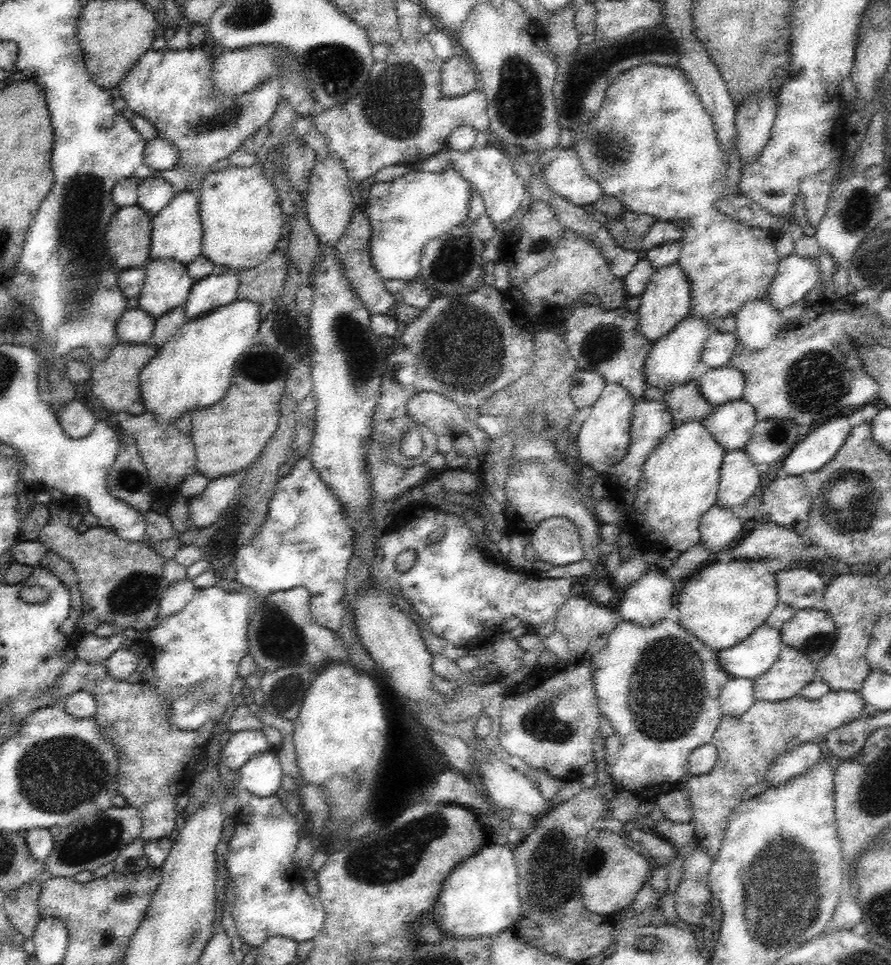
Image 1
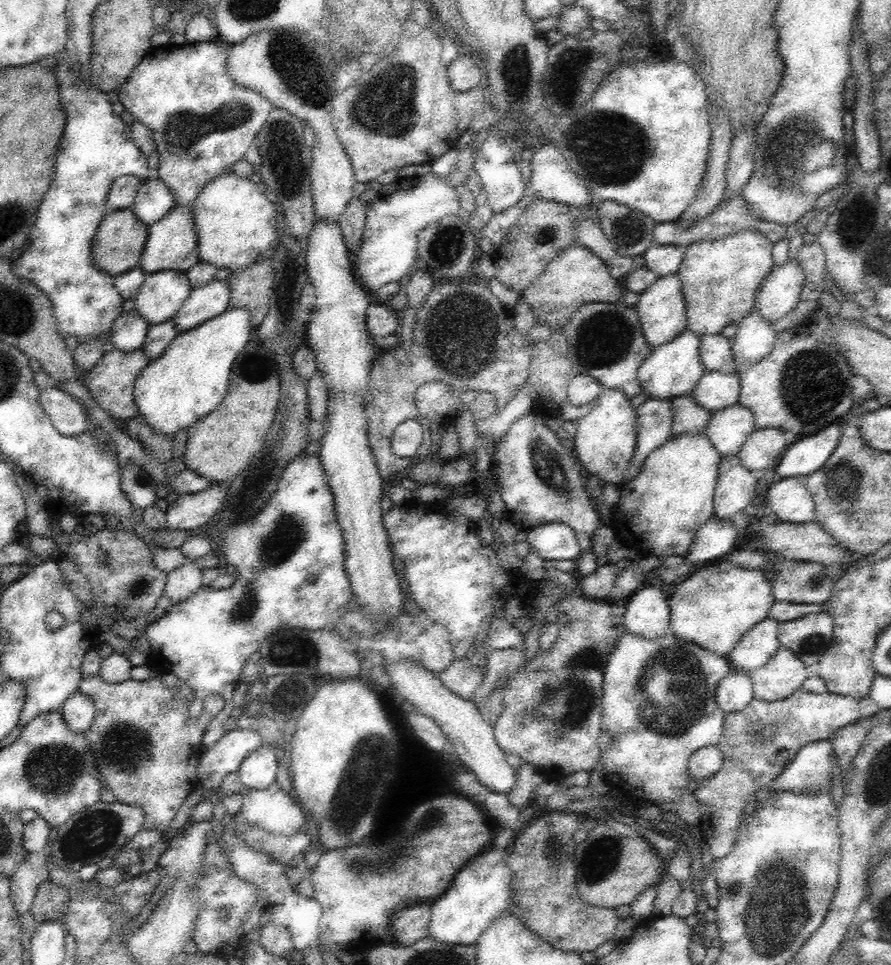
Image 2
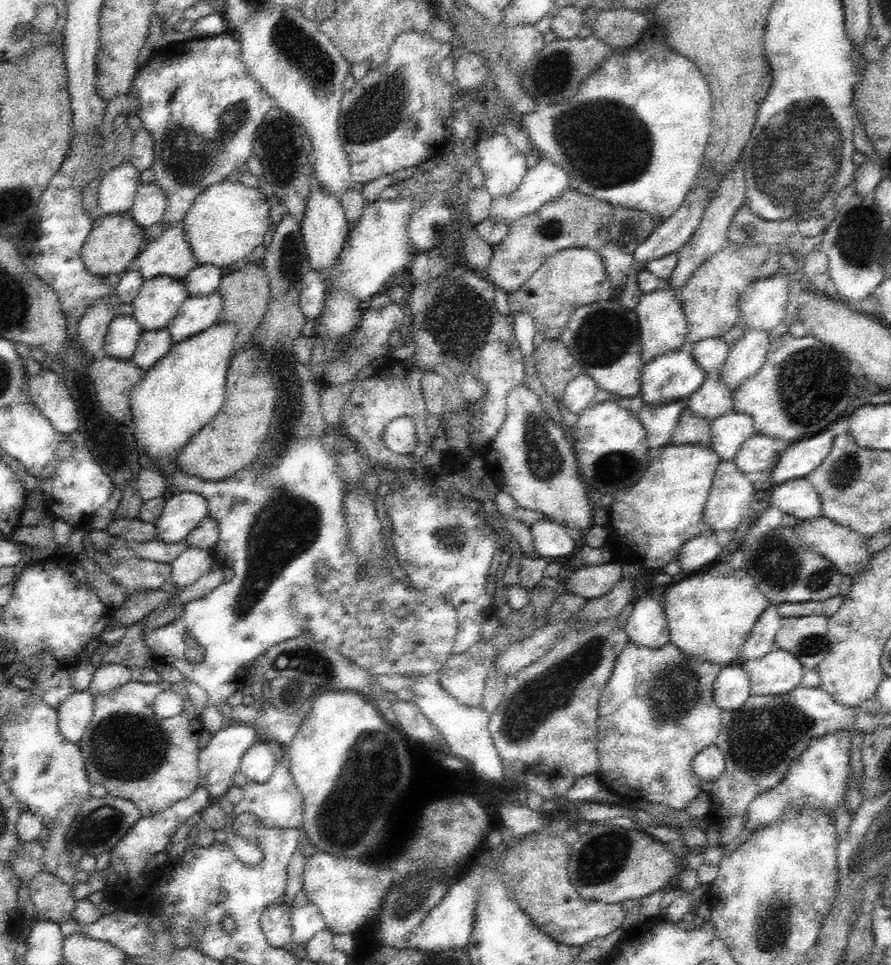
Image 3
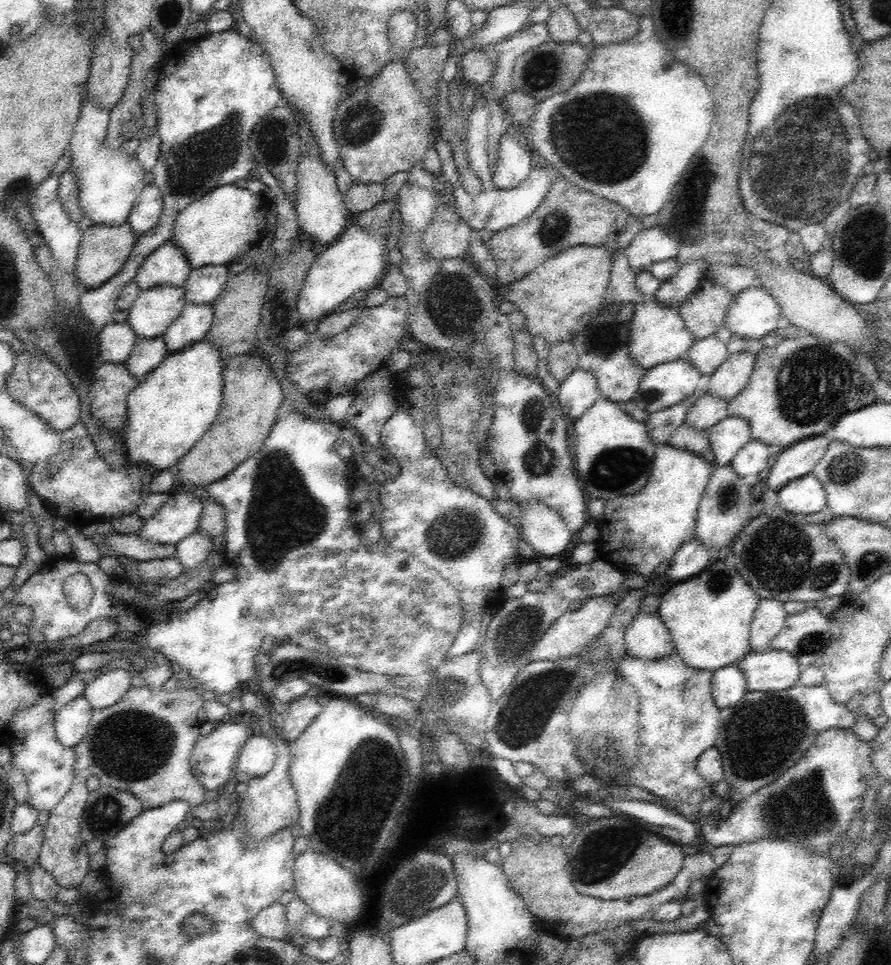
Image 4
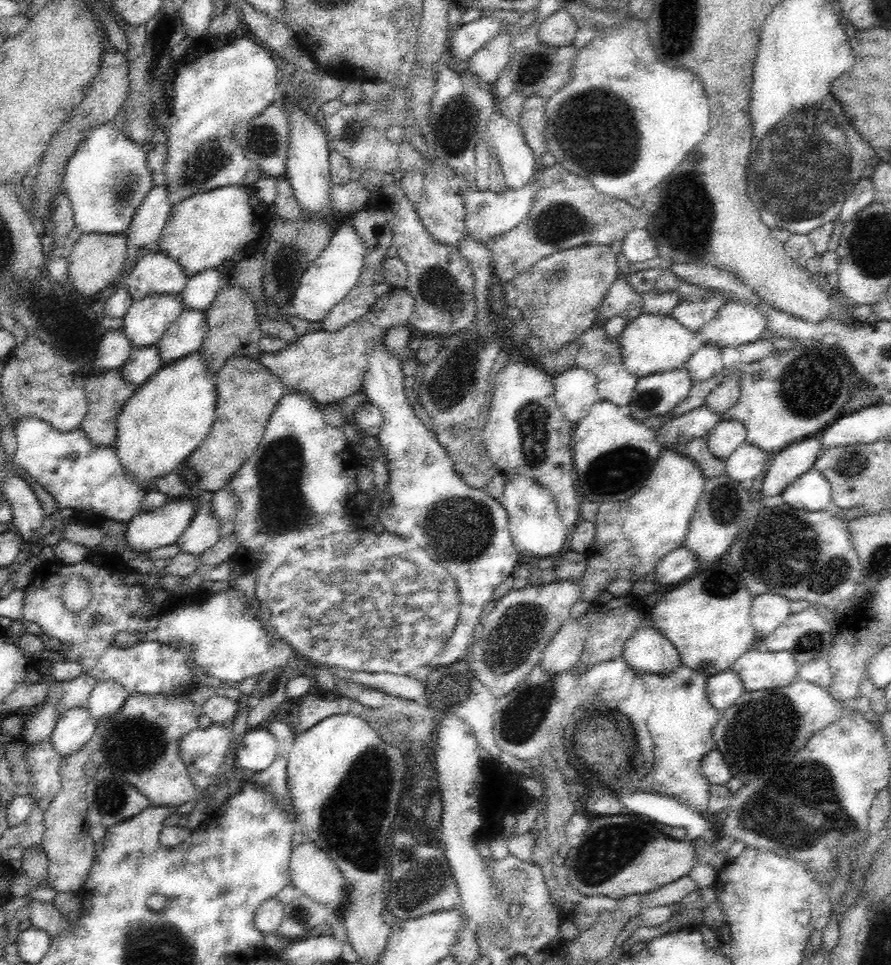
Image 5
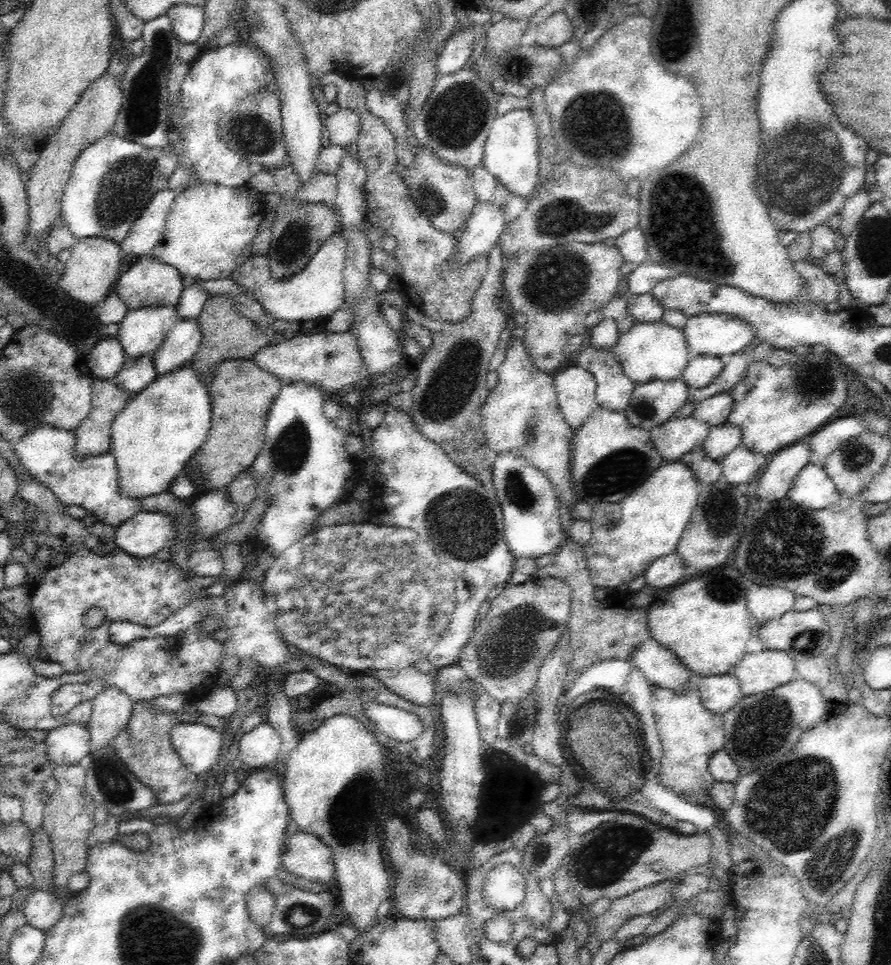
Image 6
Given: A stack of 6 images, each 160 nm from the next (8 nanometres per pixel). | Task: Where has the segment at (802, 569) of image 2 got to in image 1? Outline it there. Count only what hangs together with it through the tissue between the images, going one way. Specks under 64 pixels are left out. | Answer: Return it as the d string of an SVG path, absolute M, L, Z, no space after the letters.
M813 567L787 568L776 571L779 602L796 609L814 609L827 587Z

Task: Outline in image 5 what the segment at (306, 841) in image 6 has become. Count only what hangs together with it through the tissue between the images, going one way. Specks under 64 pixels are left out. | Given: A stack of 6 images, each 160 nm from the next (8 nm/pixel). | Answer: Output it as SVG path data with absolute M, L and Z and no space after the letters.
M302 842L293 848L289 863L291 885L318 904L324 904L334 912L342 909L347 881L328 858L328 854L316 848L312 842Z

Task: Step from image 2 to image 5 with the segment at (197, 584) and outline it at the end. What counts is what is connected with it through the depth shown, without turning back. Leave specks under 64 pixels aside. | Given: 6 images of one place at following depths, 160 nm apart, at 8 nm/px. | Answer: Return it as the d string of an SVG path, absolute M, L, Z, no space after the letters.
M202 502L198 508L195 518L190 520L188 528L175 542L180 551L188 554L199 555L214 546L220 540L221 521L212 513L212 506L208 502Z

